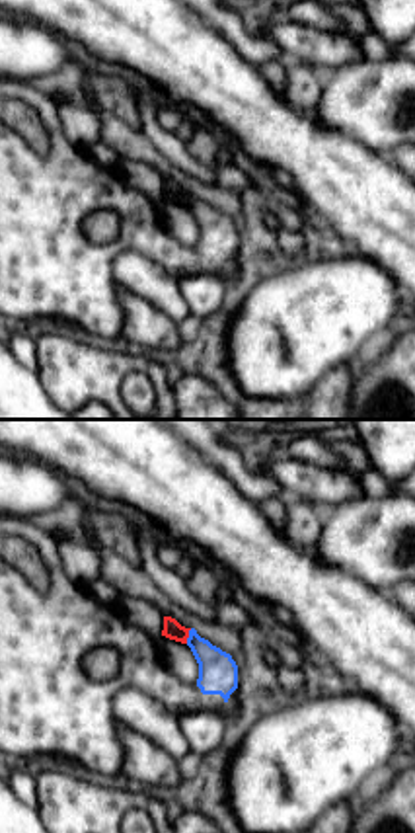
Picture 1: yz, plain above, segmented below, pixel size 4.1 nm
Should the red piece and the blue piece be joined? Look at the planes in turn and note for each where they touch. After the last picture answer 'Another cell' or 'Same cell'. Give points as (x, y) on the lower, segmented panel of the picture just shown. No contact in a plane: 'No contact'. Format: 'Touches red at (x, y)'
Touches red at (188, 636)

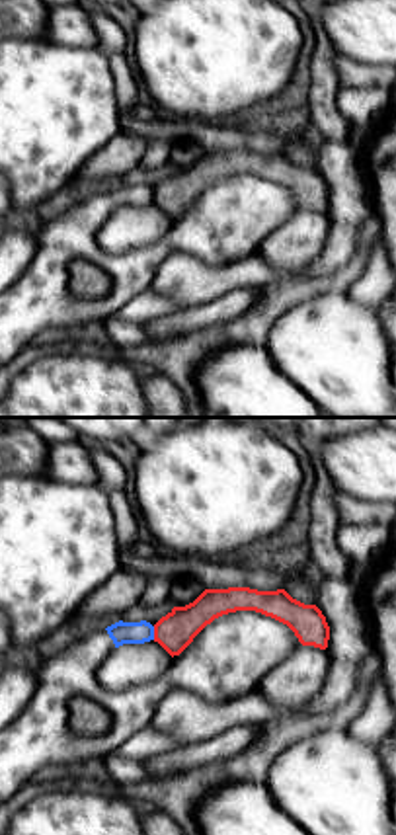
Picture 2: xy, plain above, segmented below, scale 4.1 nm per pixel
Touches red at (155, 633)

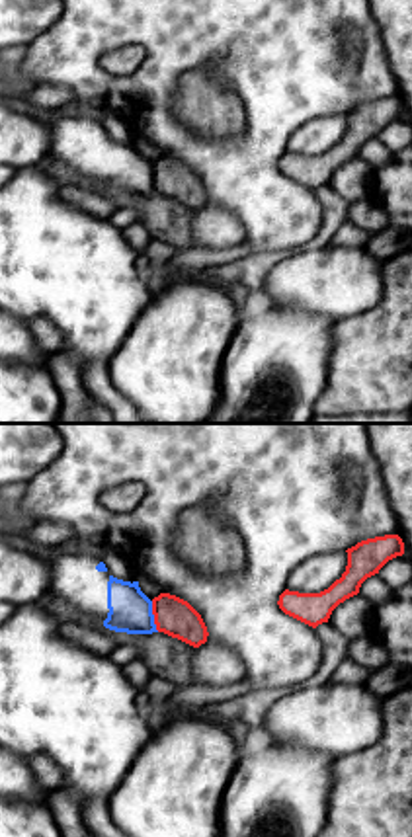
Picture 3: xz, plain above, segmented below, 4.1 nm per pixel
Touches red at (155, 617)

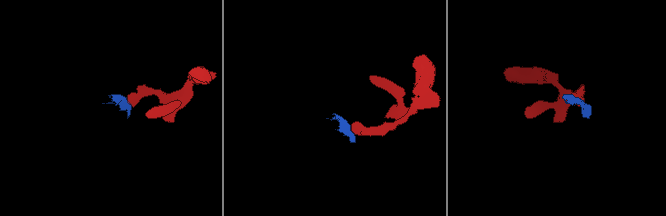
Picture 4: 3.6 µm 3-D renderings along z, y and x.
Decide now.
Another cell

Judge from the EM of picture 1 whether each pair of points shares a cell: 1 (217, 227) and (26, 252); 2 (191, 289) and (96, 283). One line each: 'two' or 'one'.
1: one
2: two

